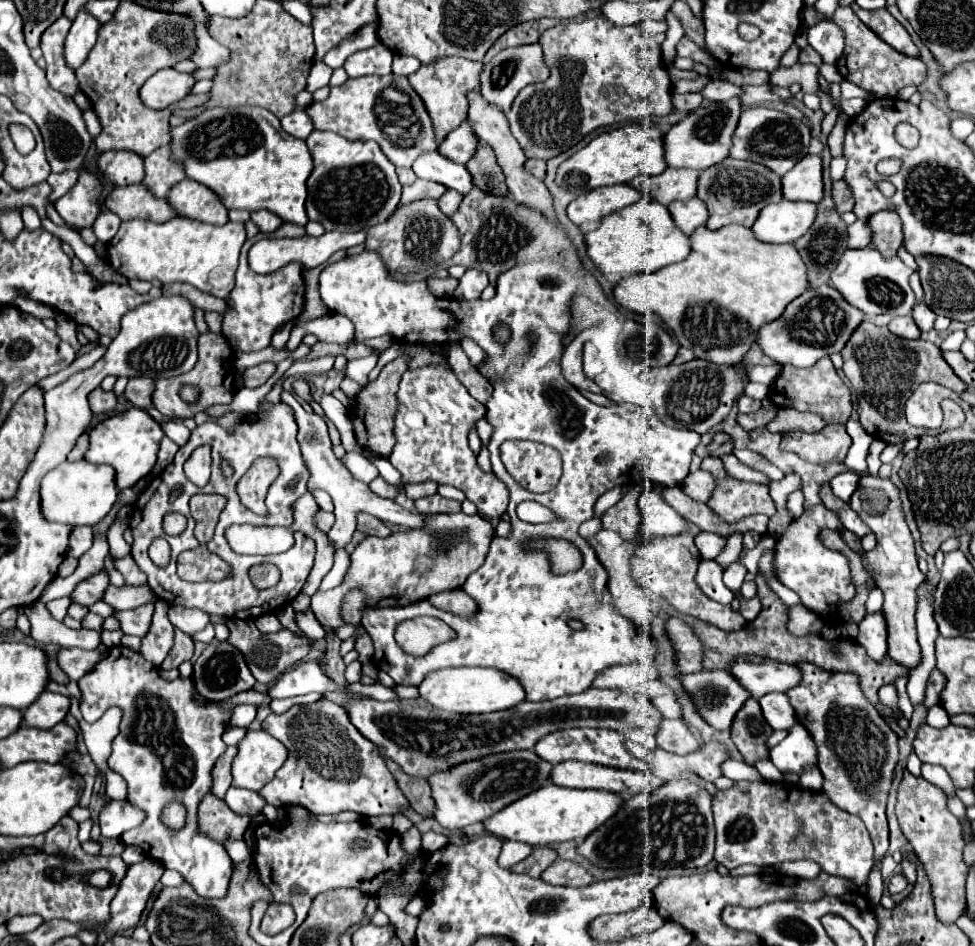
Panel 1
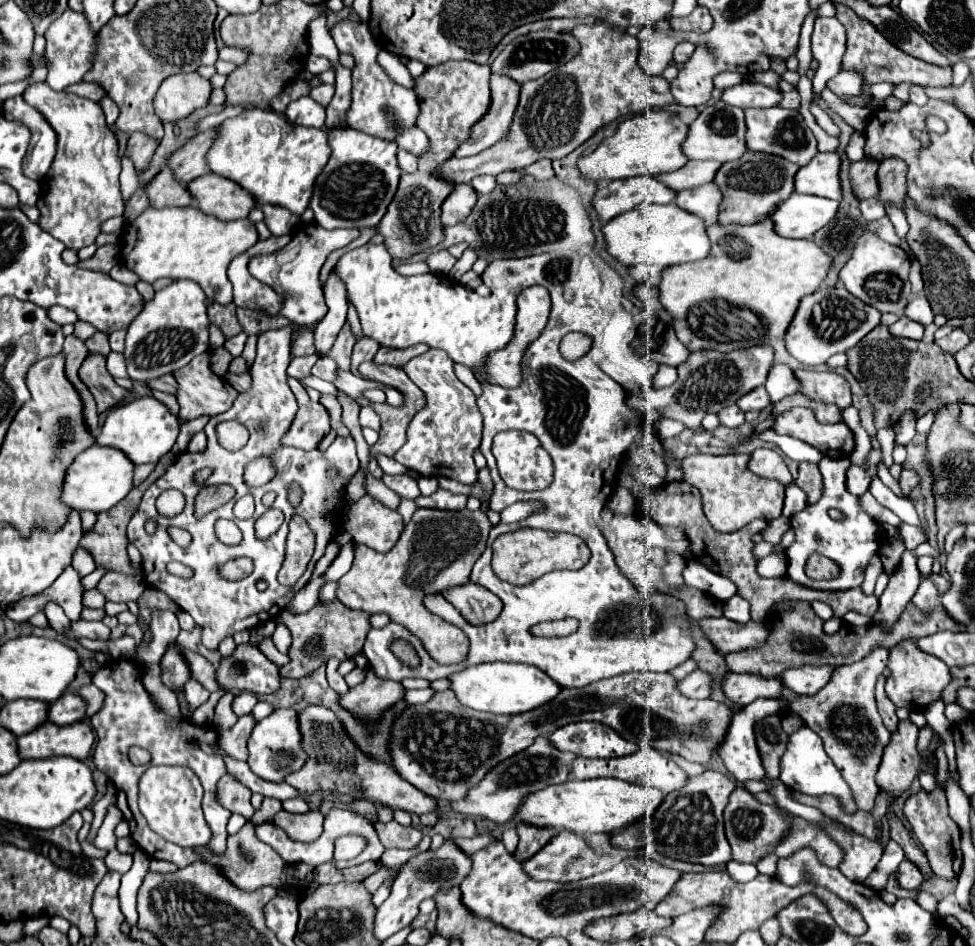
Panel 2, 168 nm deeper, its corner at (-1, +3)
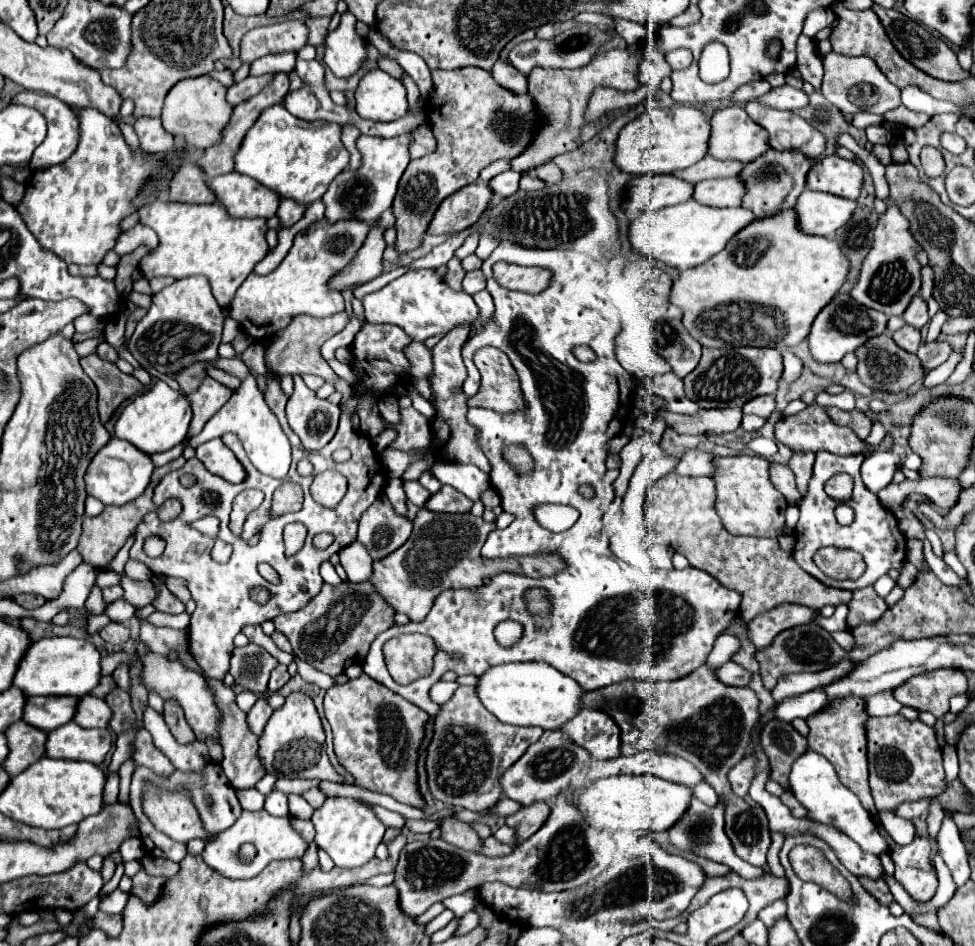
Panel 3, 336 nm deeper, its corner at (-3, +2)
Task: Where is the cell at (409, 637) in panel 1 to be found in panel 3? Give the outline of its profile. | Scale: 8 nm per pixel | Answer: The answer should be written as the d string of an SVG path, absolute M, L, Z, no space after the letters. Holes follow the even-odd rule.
M420 508L414 518L412 538L388 558L374 562L370 584L396 612L404 612L412 622L422 622L442 590L484 586L482 580L490 576L490 568L480 556L480 548L494 528L494 522L472 514L434 514Z

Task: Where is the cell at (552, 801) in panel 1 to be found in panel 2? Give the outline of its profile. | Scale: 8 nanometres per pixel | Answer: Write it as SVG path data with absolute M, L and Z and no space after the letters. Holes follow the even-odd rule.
M570 779L560 785L552 785L540 789L526 797L520 811L516 813L516 821L532 823L538 827L554 827L554 829L568 829L574 833L616 833L626 825L642 819L652 817L654 809L662 805L664 793L656 787L642 787L622 779L588 779L578 781Z

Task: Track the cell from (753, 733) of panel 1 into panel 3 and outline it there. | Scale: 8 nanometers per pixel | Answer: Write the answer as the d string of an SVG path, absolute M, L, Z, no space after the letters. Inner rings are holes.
M770 720L764 726L760 738L762 738L764 752L770 758L770 766L772 766L770 778L776 780L778 784L782 784L784 788L790 788L788 770L790 770L792 762L798 758L798 754L802 754L808 748L806 738L800 736L792 728L792 724L778 722L778 720Z

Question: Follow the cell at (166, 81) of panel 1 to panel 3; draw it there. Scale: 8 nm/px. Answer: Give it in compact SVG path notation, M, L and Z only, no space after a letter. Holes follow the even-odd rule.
M198 76L190 80L180 80L178 84L168 90L164 108L162 108L162 126L166 132L184 138L188 146L196 146L200 150L212 146L216 138L220 138L222 126L226 126L232 106L224 98L226 86L222 86L218 80L212 80L210 76Z

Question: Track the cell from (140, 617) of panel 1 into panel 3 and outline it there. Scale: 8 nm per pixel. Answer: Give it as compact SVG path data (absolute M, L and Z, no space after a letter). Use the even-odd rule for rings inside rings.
M168 578L168 590L180 600L180 602L188 602L190 600L190 594L188 594L188 588L186 588L186 582L180 580L180 578Z

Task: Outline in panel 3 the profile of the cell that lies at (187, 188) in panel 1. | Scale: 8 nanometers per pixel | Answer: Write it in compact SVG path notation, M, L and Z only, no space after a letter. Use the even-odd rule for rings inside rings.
M238 172L210 178L208 188L216 194L218 204L236 218L272 218L280 204L276 192Z

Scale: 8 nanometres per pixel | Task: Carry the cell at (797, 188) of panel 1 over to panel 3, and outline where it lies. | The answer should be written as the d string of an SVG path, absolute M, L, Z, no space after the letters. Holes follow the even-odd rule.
M834 154L824 156L810 168L806 188L856 200L862 188L862 168L856 162Z

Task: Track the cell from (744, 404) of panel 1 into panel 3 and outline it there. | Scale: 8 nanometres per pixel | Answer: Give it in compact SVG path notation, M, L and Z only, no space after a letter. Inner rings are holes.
M760 396L760 398L752 398L752 402L744 404L744 414L756 414L762 418L768 418L774 412L774 396Z

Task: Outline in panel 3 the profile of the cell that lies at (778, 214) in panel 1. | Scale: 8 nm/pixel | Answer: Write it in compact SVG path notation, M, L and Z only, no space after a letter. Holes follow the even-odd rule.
M804 190L796 200L798 228L812 236L832 236L856 210L854 200L836 198L834 194Z

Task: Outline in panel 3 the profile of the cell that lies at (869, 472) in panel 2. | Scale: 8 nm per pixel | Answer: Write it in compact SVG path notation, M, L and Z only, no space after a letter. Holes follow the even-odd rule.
M874 452L862 462L860 476L870 492L878 492L892 482L894 472L900 468L900 458L894 452Z

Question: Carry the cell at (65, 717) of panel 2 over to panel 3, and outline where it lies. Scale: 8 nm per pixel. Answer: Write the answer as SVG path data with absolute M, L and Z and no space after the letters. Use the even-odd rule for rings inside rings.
M86 694L84 698L78 698L76 714L72 720L82 728L106 728L106 724L110 722L110 716L112 712L102 698Z

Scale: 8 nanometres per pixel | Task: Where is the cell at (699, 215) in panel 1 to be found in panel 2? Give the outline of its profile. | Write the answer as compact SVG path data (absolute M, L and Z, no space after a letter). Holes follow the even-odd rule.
M714 183L686 189L676 195L676 205L702 217L706 221L706 225L714 225L718 221L720 201L722 201L722 191Z

